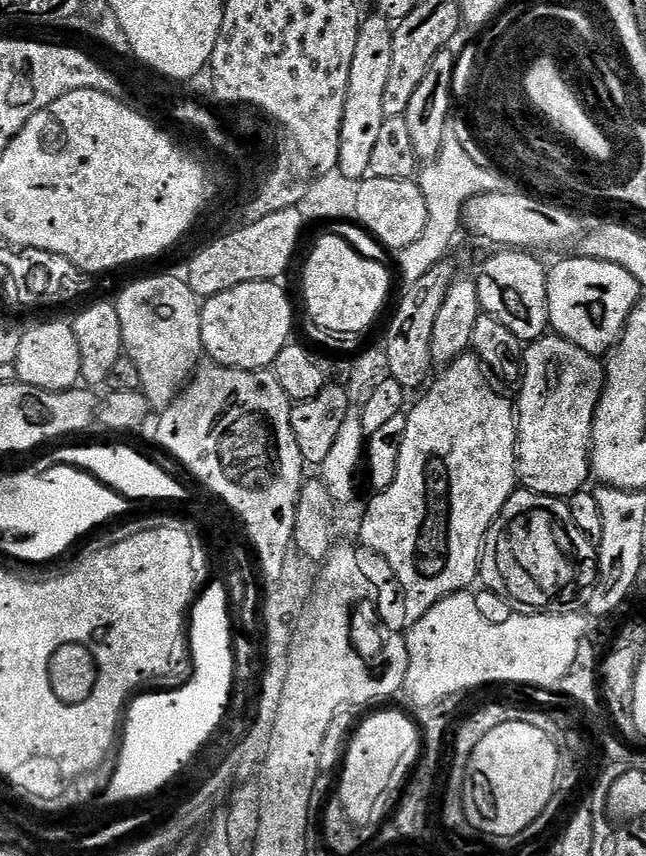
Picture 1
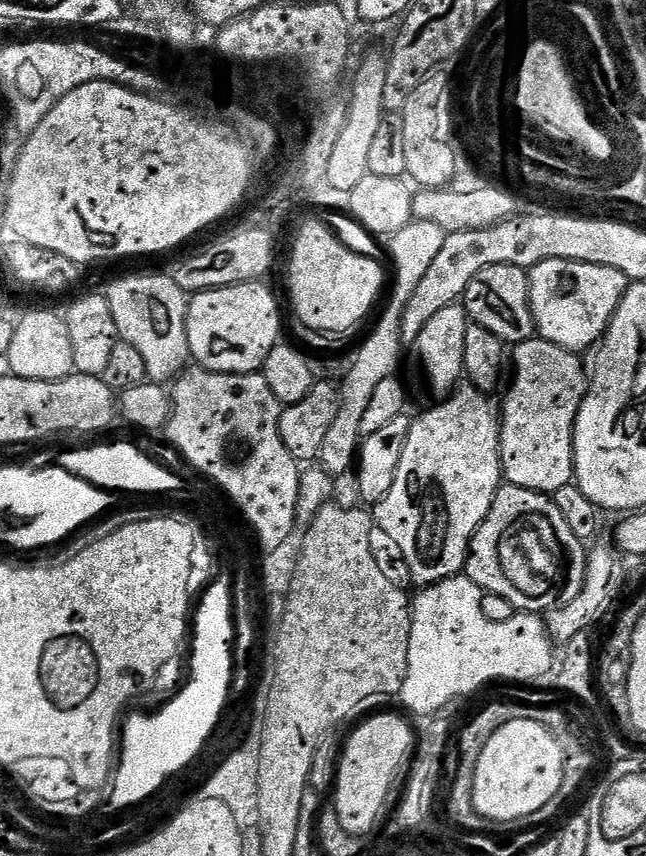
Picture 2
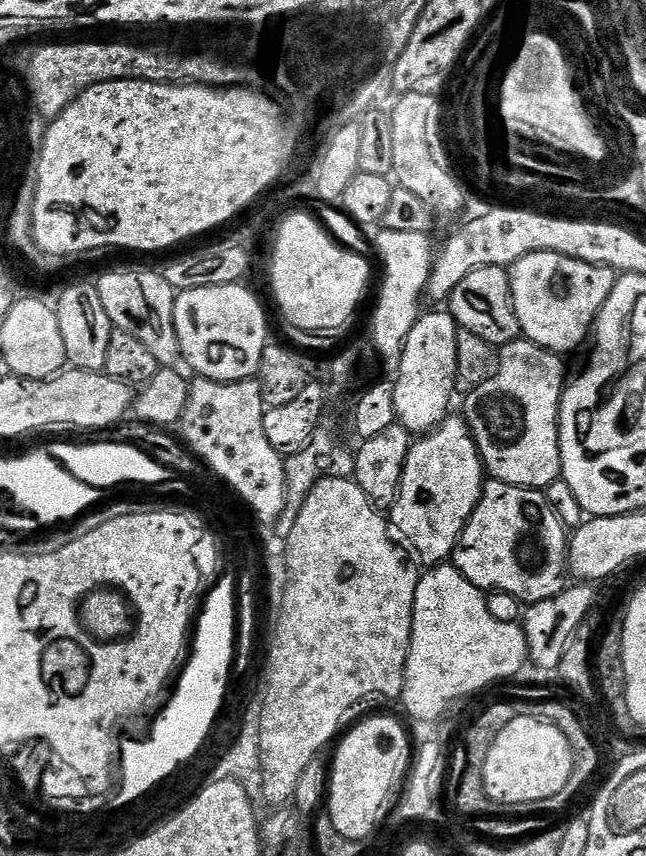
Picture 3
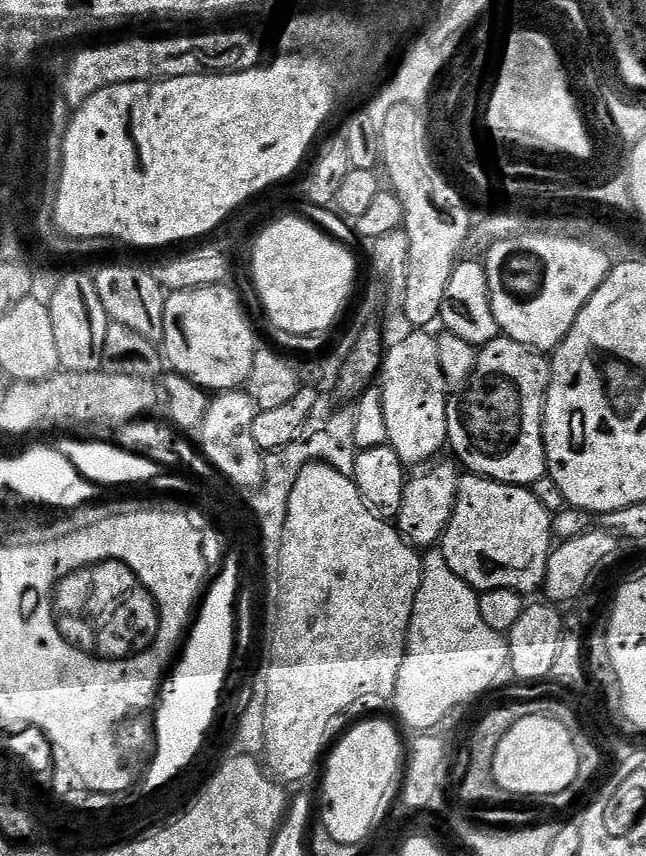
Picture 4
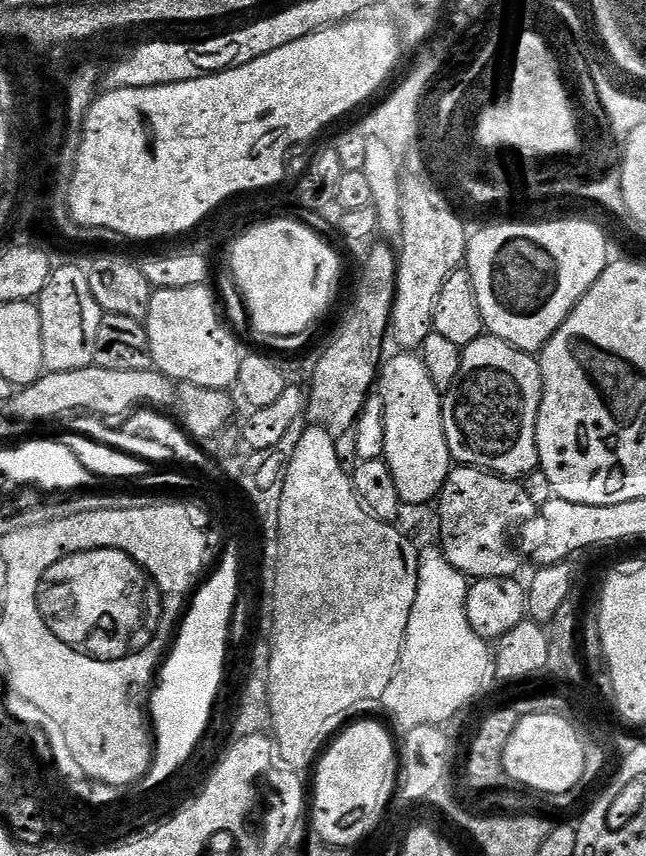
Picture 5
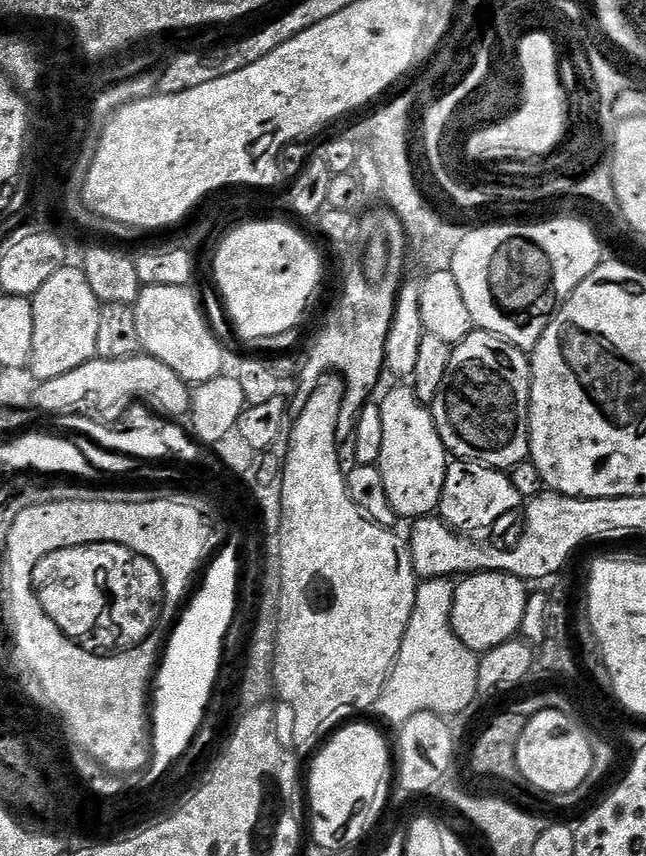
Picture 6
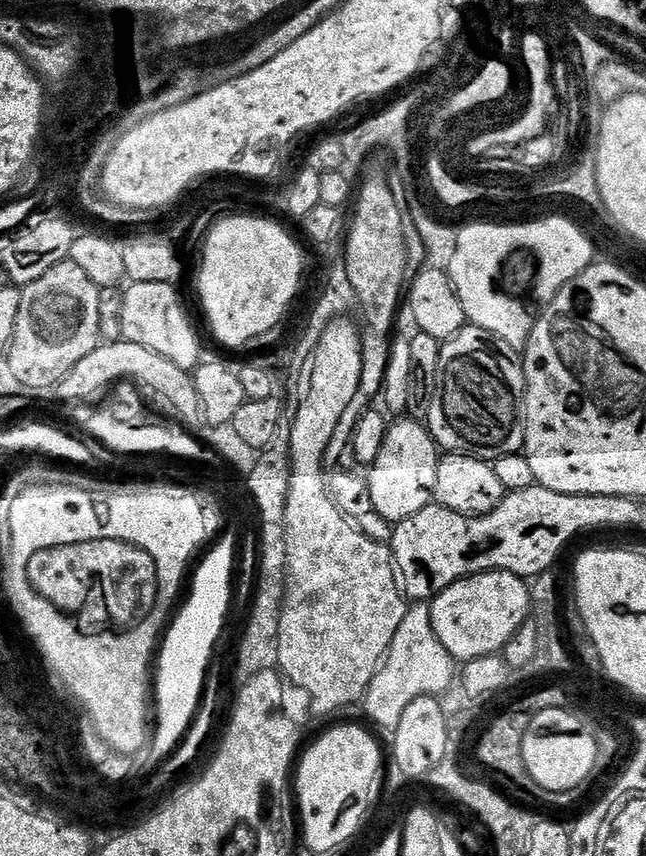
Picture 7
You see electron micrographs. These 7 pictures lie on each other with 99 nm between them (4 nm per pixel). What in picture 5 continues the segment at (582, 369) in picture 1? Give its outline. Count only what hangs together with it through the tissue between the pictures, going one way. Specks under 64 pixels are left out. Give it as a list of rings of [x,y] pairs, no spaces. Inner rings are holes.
[[[491,334],[463,345],[458,378],[443,397],[444,429],[453,461],[460,466],[482,468],[509,478],[526,478],[537,471],[540,455],[536,445],[536,423],[543,397],[544,379],[540,373],[540,361],[535,355],[518,350]]]

